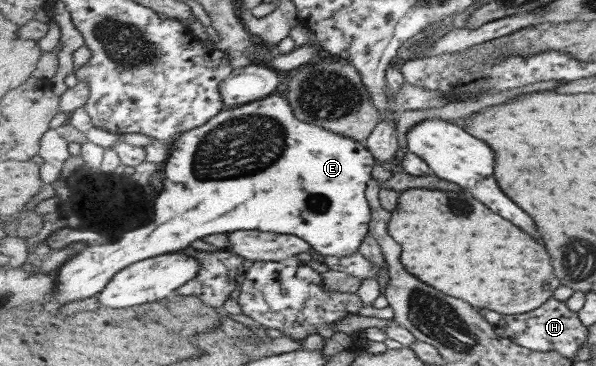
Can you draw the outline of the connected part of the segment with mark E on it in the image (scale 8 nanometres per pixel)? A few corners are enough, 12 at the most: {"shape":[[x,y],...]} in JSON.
{"shape":[[282,91],[168,145],[155,220],[55,271],[56,309],[205,235],[355,256],[365,142]]}

